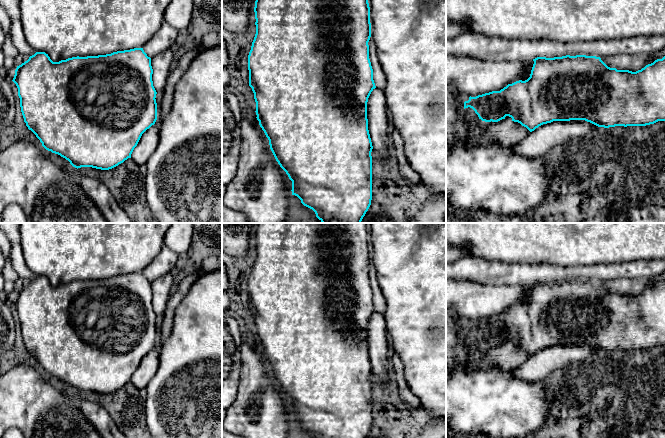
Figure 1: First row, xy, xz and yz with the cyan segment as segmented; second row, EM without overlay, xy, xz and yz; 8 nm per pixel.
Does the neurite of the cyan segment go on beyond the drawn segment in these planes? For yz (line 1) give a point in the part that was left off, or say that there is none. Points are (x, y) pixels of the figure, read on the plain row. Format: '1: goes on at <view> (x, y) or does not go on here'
1: does not go on here

